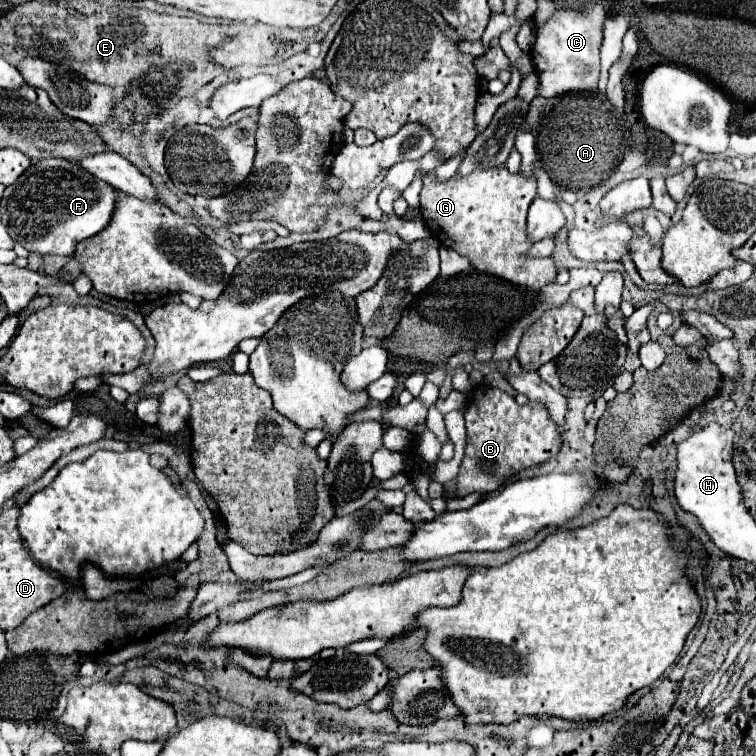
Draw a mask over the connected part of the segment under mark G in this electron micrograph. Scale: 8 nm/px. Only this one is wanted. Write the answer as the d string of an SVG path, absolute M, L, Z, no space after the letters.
M476 167L470 175L454 175L448 181L440 181L430 173L422 175L422 191L420 191L420 213L430 229L430 235L438 239L442 245L458 251L460 255L468 257L472 267L528 291L538 291L540 287L554 283L556 267L550 257L530 257L528 251L532 249L532 239L526 233L526 215L532 199L536 197L536 177L528 179L522 171L510 173L506 167Z

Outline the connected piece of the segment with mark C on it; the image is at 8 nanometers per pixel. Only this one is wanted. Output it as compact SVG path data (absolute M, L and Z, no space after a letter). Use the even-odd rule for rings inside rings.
M592 1L582 9L556 9L538 29L532 47L532 59L540 77L540 97L554 97L564 91L596 91L600 75L600 45L608 11L602 3Z

